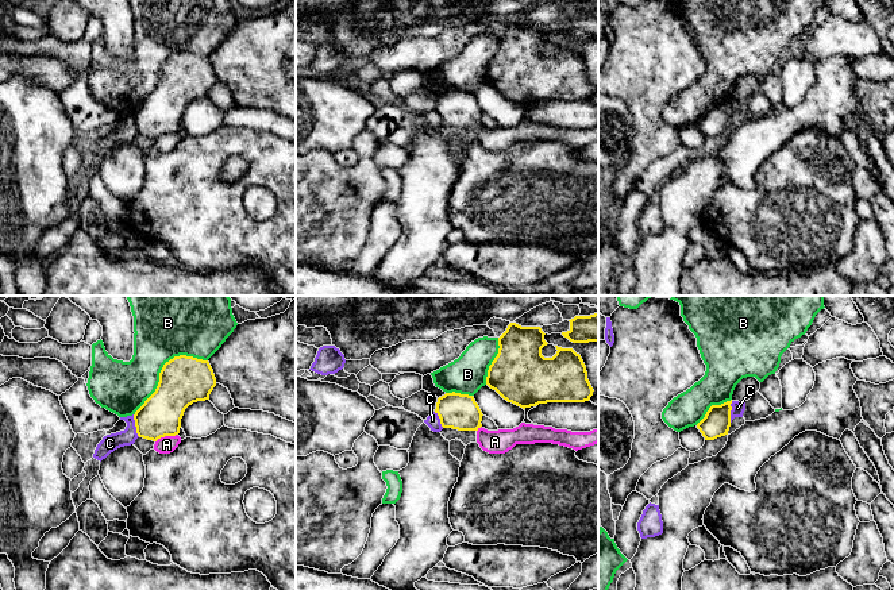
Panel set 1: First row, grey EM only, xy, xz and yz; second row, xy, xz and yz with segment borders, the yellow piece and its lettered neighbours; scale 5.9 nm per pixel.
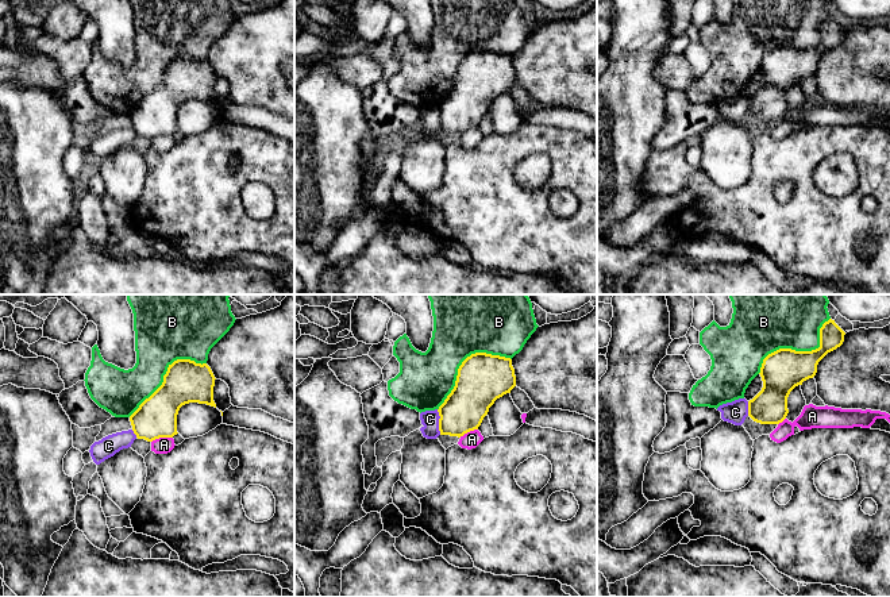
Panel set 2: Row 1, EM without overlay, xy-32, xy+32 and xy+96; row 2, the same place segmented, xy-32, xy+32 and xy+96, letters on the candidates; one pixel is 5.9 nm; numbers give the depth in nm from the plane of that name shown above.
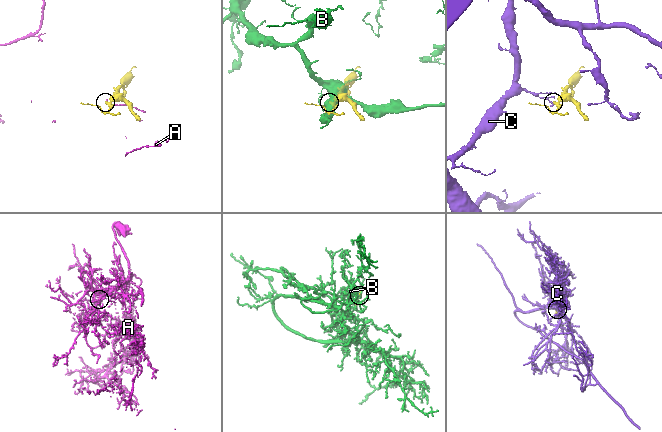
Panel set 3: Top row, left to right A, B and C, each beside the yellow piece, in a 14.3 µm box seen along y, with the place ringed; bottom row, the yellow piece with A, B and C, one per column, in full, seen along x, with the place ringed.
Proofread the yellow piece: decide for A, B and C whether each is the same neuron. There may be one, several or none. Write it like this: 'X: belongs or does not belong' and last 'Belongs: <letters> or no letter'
A: does not belong
B: does not belong
C: does not belong
Belongs: no letter

